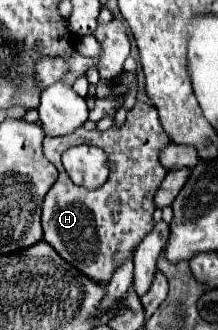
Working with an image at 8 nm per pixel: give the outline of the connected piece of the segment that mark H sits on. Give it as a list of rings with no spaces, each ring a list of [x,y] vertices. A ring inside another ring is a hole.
[[[136,104],[122,128],[108,128],[106,132],[78,128],[68,136],[46,136],[44,156],[58,168],[58,180],[48,190],[42,206],[44,240],[78,272],[98,284],[110,282],[116,268],[132,258],[136,246],[152,230],[154,220],[154,192],[164,180],[166,170],[160,166],[160,150],[170,144],[168,134],[162,130],[158,110],[150,104]],[[92,144],[108,154],[110,178],[102,188],[86,190],[72,184],[60,156],[70,146]]]

